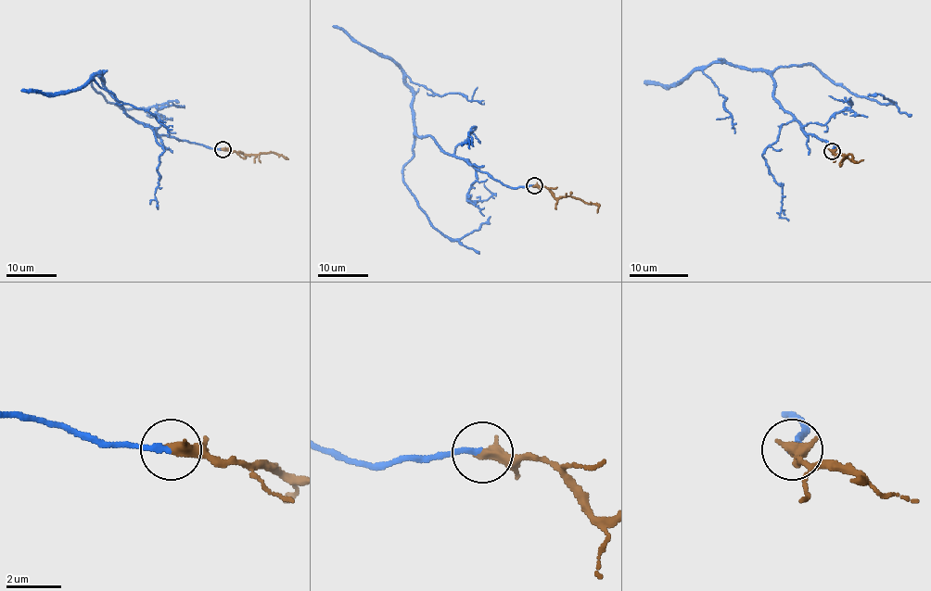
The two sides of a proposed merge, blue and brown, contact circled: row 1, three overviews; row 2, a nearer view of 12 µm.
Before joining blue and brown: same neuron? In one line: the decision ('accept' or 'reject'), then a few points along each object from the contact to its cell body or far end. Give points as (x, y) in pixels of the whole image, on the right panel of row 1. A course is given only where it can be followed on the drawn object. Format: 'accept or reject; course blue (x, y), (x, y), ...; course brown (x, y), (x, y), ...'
accept; course blue (831, 151), (831, 144), (808, 135), (774, 96), (772, 73), (810, 65), (858, 95), (895, 103), (868, 95); course brown (831, 151), (845, 157), (850, 154), (856, 161), (863, 160)

